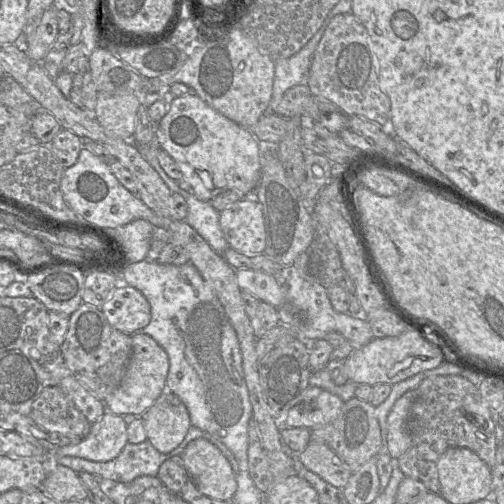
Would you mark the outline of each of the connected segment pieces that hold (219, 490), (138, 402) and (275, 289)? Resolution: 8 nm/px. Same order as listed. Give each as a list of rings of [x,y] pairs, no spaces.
[[[203,438],[195,439],[180,456],[202,494],[216,500],[233,498],[237,490],[236,476],[229,461],[215,445]]]
[[[137,332],[131,338],[132,354],[126,373],[119,387],[104,400],[107,411],[120,416],[126,414],[141,416],[149,409],[166,391],[169,370],[169,358],[166,351],[152,337]]]
[[[251,269],[236,270],[237,283],[241,291],[247,291],[256,296],[261,302],[275,308],[285,301],[284,291],[274,275]]]

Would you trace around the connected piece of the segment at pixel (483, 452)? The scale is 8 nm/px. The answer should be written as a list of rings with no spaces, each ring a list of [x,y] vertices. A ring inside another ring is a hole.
[[[459,375],[435,376],[424,379],[413,391],[414,401],[408,420],[411,445],[397,459],[399,468],[405,477],[421,481],[429,492],[440,493],[437,462],[450,447],[468,448],[476,453],[490,469],[495,465],[497,450],[495,427],[490,408],[476,385]]]

